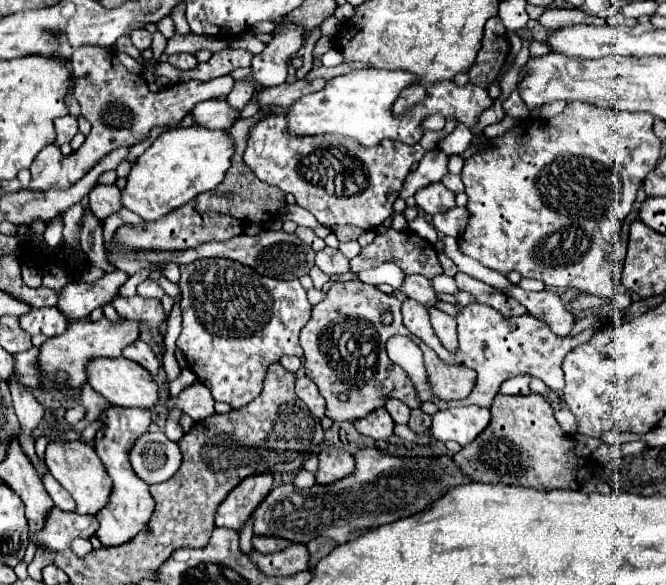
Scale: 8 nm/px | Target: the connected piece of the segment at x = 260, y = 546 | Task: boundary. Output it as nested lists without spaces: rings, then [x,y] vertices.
[[[254,536],[252,538],[252,542],[254,542],[254,548],[260,552],[260,554],[272,554],[272,552],[280,552],[280,550],[284,550],[284,548],[288,548],[290,546],[290,542],[288,540],[278,540],[278,538],[270,538],[270,536]]]

